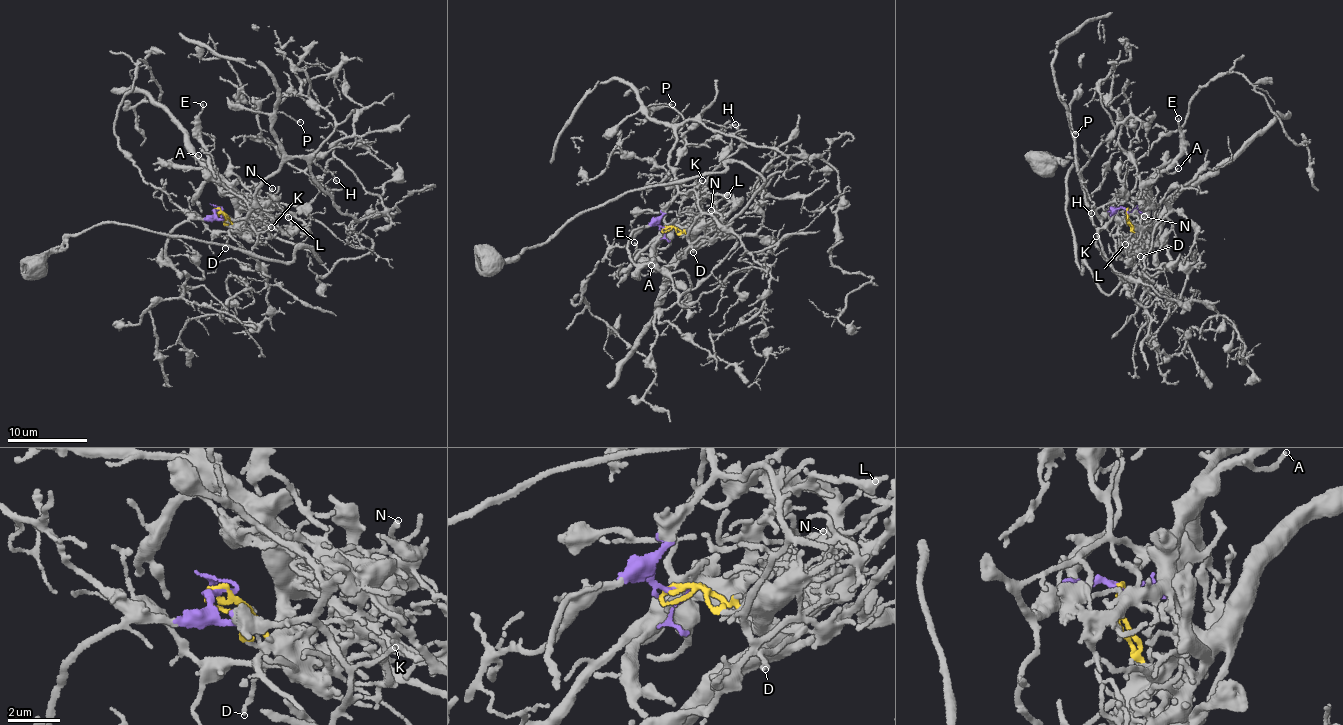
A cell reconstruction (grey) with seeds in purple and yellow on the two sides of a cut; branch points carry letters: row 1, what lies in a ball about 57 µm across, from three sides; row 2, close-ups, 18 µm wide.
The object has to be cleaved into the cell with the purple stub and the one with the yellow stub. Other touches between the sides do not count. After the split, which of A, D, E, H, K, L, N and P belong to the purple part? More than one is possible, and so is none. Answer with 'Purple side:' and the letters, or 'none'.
Purple side: H, K, P

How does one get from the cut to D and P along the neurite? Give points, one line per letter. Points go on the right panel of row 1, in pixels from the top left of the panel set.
D: (1127, 210), (1134, 230), (1146, 235), (1147, 240), (1140, 257)
P: (1127, 210), (1121, 209), (1100, 217), (1087, 200), (1070, 129), (1070, 117), (1076, 135)

